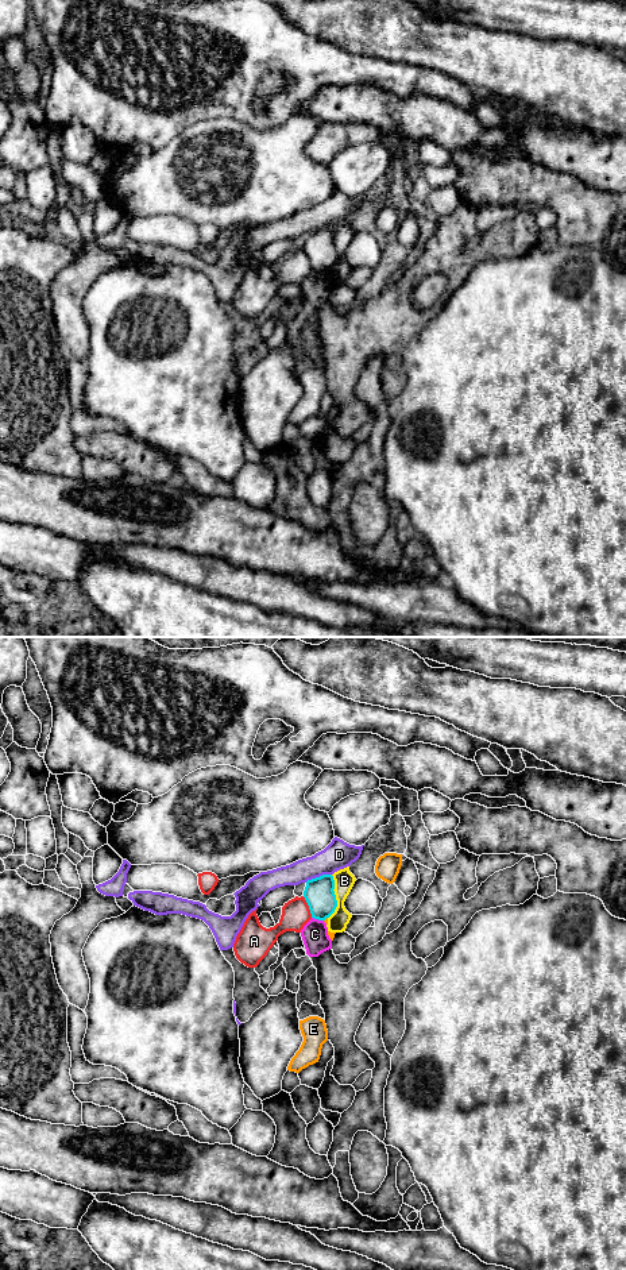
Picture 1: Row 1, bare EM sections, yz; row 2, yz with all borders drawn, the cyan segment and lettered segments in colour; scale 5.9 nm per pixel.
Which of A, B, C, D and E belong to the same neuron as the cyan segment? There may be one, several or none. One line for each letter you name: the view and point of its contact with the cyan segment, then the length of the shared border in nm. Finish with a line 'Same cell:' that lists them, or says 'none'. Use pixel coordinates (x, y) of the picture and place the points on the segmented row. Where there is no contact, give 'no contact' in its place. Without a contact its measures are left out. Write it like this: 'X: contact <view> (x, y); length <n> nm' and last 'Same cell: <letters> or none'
Same cell: none

